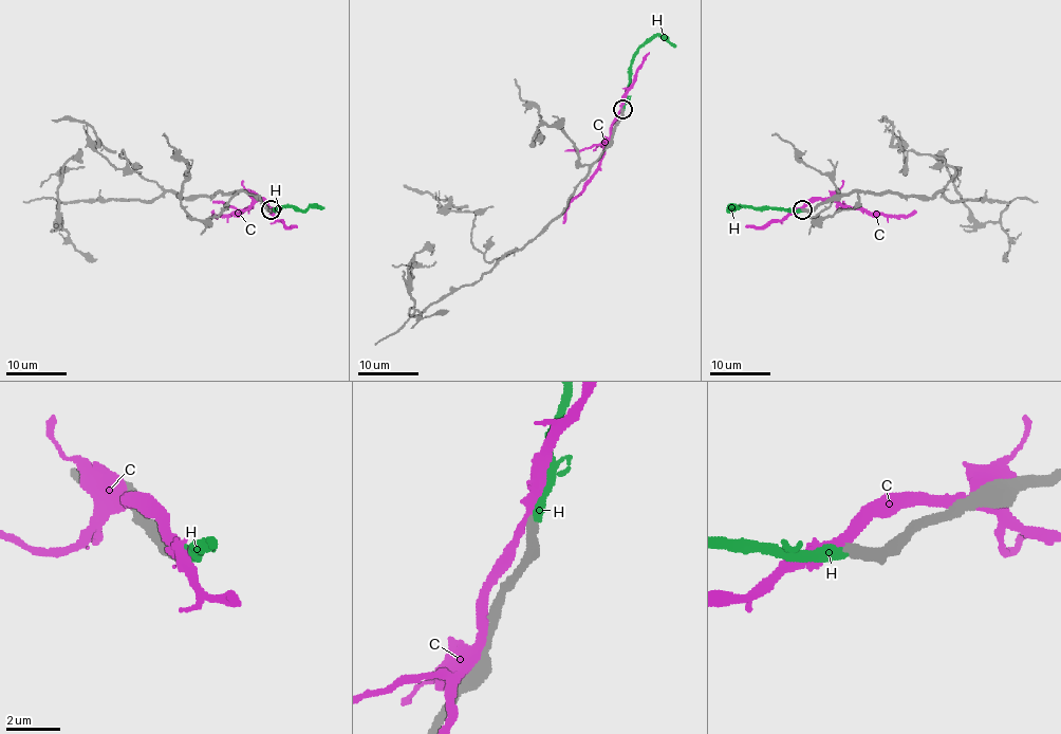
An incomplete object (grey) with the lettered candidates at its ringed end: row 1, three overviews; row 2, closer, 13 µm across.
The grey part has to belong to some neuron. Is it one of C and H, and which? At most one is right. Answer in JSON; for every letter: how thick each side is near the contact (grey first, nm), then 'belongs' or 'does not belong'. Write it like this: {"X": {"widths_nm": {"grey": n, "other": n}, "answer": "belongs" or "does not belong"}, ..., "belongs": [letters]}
{"C": {"widths_nm": {"grey": 400, "other": 360}, "answer": "does not belong"}, "H": {"widths_nm": {"grey": 380, "other": 380}, "answer": "belongs"}, "belongs": ["H"]}

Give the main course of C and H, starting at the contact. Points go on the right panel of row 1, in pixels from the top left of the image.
C: (802, 209), (816, 199), (832, 199), (838, 205), (862, 208), (870, 213), (911, 216), (916, 212)
H: (802, 209), (748, 206), (739, 208)

